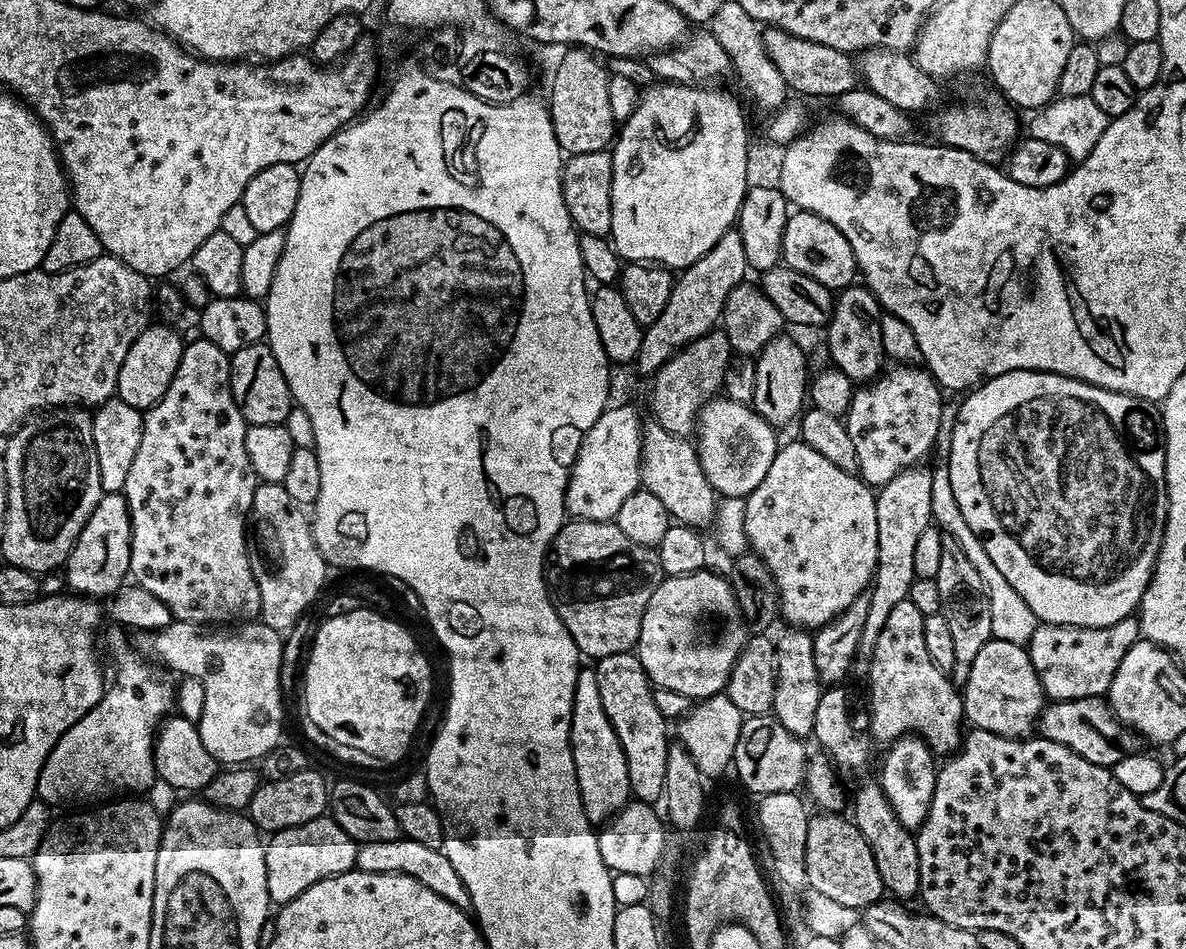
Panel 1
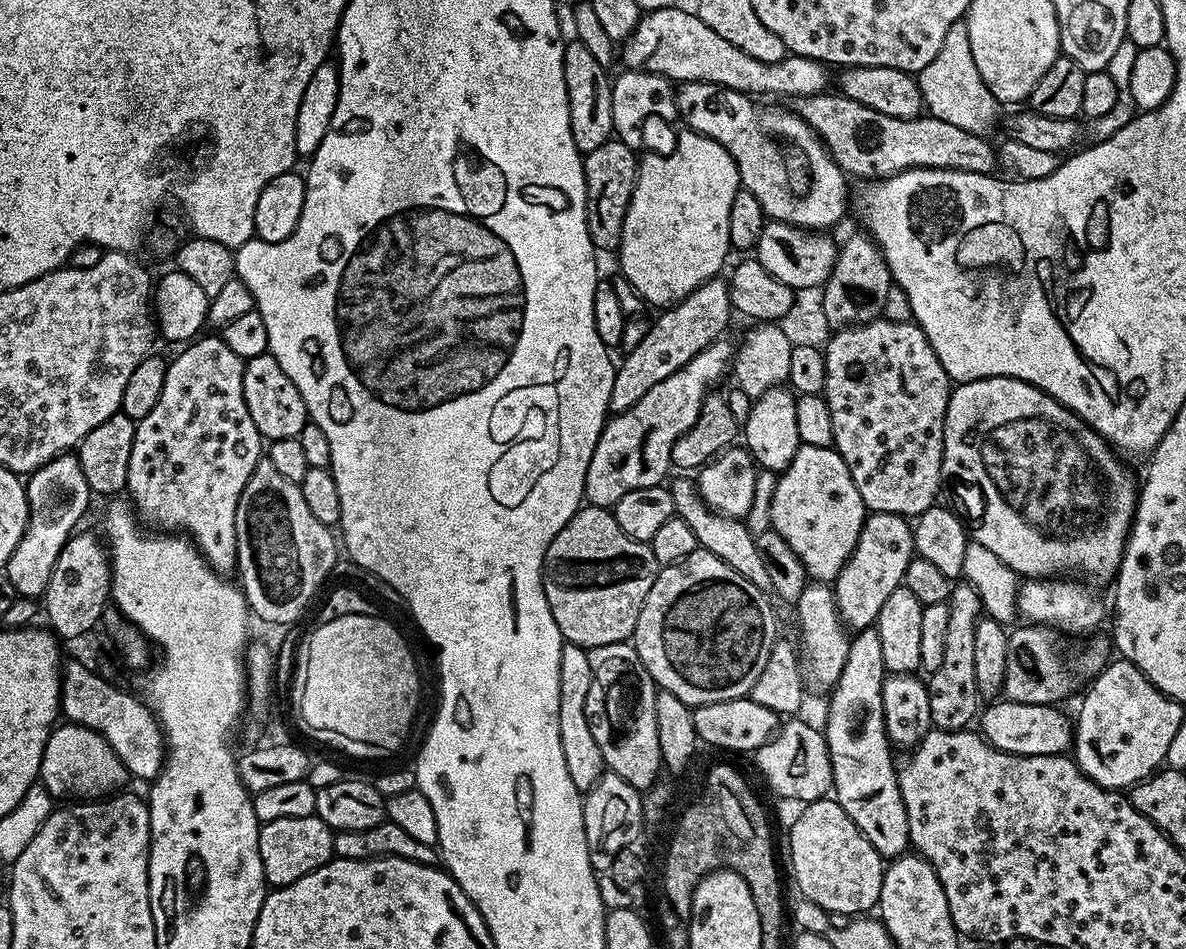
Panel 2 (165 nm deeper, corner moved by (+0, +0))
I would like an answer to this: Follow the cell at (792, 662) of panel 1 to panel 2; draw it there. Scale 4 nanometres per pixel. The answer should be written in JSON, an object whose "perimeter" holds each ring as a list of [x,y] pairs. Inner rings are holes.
{"perimeter":[[[810,582],[794,601],[796,620],[800,623],[800,670],[804,673],[804,687],[816,692],[831,693],[846,664],[850,633],[840,621],[836,596],[833,589],[824,582]]]}

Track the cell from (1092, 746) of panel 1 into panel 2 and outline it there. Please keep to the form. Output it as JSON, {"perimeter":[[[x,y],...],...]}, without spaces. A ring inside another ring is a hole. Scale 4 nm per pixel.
{"perimeter":[[[997,699],[983,709],[978,716],[978,731],[985,736],[998,750],[1006,750],[1006,754],[1022,754],[1023,756],[1062,756],[1073,747],[1074,724],[1059,712],[1059,707],[1050,704],[1027,704],[1013,700]]]}

